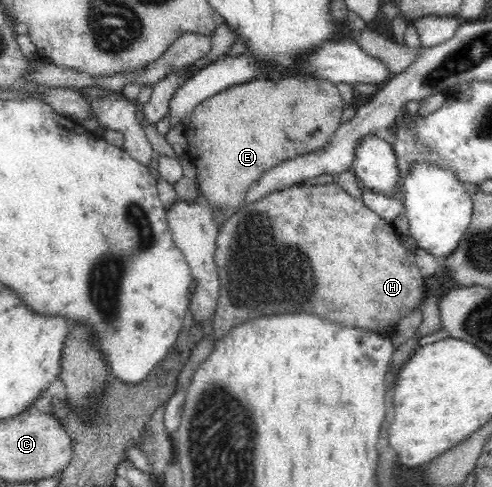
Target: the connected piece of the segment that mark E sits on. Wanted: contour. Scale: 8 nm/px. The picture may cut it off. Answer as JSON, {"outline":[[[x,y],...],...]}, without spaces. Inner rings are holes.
{"outline":[[[313,76],[293,78],[254,79],[243,85],[231,85],[200,101],[189,114],[184,132],[188,142],[188,157],[196,166],[196,183],[209,203],[223,207],[225,221],[244,205],[244,194],[253,181],[279,163],[317,151],[329,143],[341,124],[344,107],[339,91],[330,81]]]}

